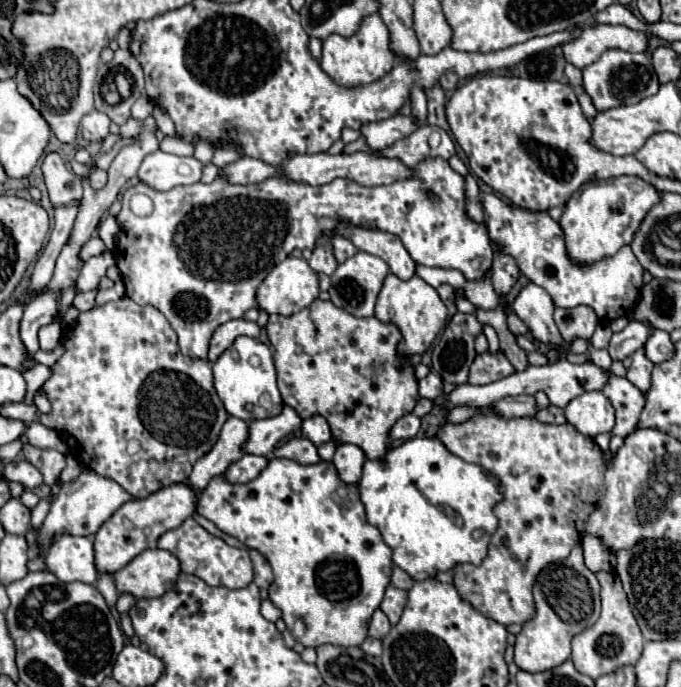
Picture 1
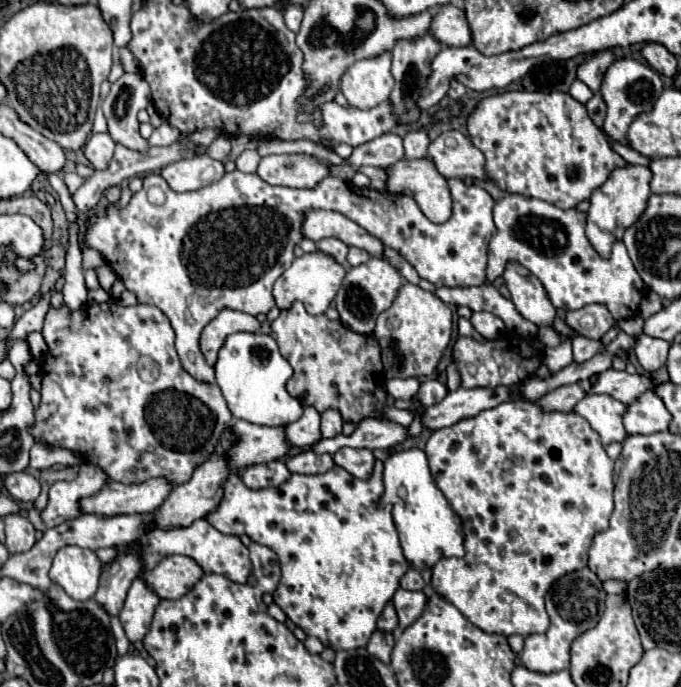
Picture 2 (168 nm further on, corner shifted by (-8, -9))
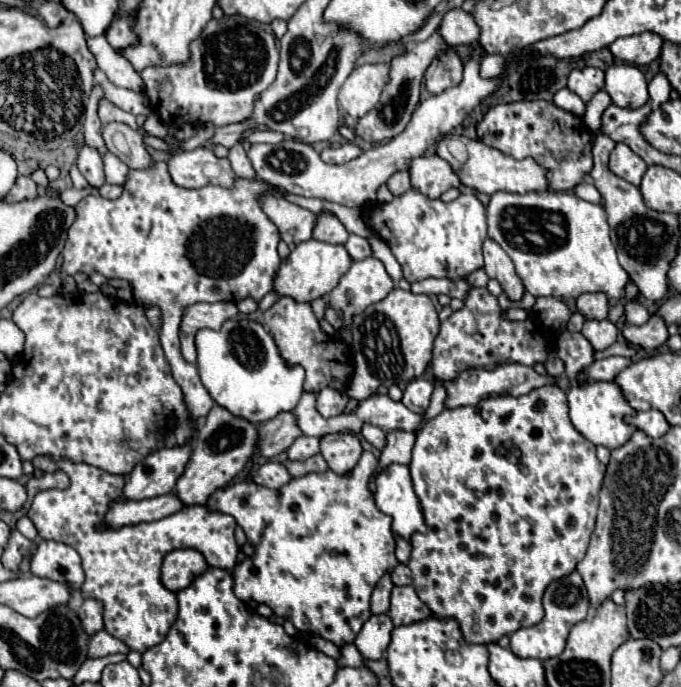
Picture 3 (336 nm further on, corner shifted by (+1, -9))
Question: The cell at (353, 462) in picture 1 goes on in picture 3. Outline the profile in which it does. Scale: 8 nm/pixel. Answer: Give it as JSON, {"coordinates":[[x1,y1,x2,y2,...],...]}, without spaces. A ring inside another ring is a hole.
{"coordinates":[[324,434,320,438,320,452,332,472,346,474,362,456,362,446,354,434]]}

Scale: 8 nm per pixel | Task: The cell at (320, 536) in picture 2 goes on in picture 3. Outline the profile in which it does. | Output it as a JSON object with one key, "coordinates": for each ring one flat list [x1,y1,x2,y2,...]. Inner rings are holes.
{"coordinates":[[364,452,362,458,358,460,358,464,352,468,352,472,350,472,350,474,344,474,344,476,338,476,338,474,334,474,332,470,322,472,322,474,308,474,308,476,302,476,302,478,292,478,286,486,282,486,282,488,278,488,278,490,260,486,260,484,256,484,256,482,248,476,248,478,236,482,236,484,230,484,230,486,226,486,226,488,216,490,216,492,210,496,210,500,208,500,208,508,210,508,210,510,220,510,220,512,226,512,226,514,234,516,236,522,238,522,238,526,244,530,244,534,246,534,246,538,248,538,248,544,254,548,254,552,252,552,250,558,244,558,242,562,238,562,238,564,232,568,234,594,236,594,240,600,244,600,244,602,254,600,254,602,258,602,258,604,270,606,276,616,288,618,298,630,318,634,318,636,322,636,322,638,334,642,334,644,340,646,340,648,346,646,346,644,350,644,350,642,354,642,354,638,356,638,356,634,360,632,362,624,364,624,366,618,370,618,370,614,372,614,372,612,370,612,370,594,372,594,374,586,378,584,378,580,382,578,382,574,384,574,386,570,392,570,392,568,398,564,398,560,396,560,396,556,394,556,394,538,392,538,392,528,390,528,390,524,392,524,392,522,390,522,390,516,386,516,386,514,382,514,382,512,378,510,378,506,376,506,376,502,374,502,374,496,372,496,370,490,368,490,368,480,370,480,372,472,376,470,376,464,378,464,378,460,374,458,374,454,372,454,372,452]]}

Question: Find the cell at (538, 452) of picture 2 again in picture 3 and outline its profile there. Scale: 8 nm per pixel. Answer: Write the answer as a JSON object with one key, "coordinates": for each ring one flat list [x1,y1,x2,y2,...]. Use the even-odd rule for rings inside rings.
{"coordinates":[[540,386,534,388,528,394,522,396,498,396,498,398,486,398,478,402,476,406,460,406,454,410,444,410,430,422,426,422,420,432,416,434,416,444,412,448,412,462,410,462,410,476,414,484,414,492,420,500,420,508,426,522,426,532,414,532,410,536,410,560,408,568,412,572,412,586,420,600,428,604,432,614,440,620,456,620,460,624,462,636,468,644,490,644,498,642,504,634,512,634,518,628,534,626,542,620,544,608,542,608,542,594,546,586,552,580,564,578,566,574,572,574,576,564,584,558,588,540,594,530,596,522,596,510,598,510,598,492,604,478,604,468,600,460,596,458,596,446,586,440,570,422,568,418,568,402,566,392,560,386]]}

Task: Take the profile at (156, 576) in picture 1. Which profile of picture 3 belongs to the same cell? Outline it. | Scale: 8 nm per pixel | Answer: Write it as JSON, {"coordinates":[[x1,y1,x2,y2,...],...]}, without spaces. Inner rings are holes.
{"coordinates":[[178,548,172,550,162,564,162,584,172,590,178,592,186,586,190,586,190,582,198,576,204,574,208,570,208,564,202,556,202,552,194,550,194,548]]}

